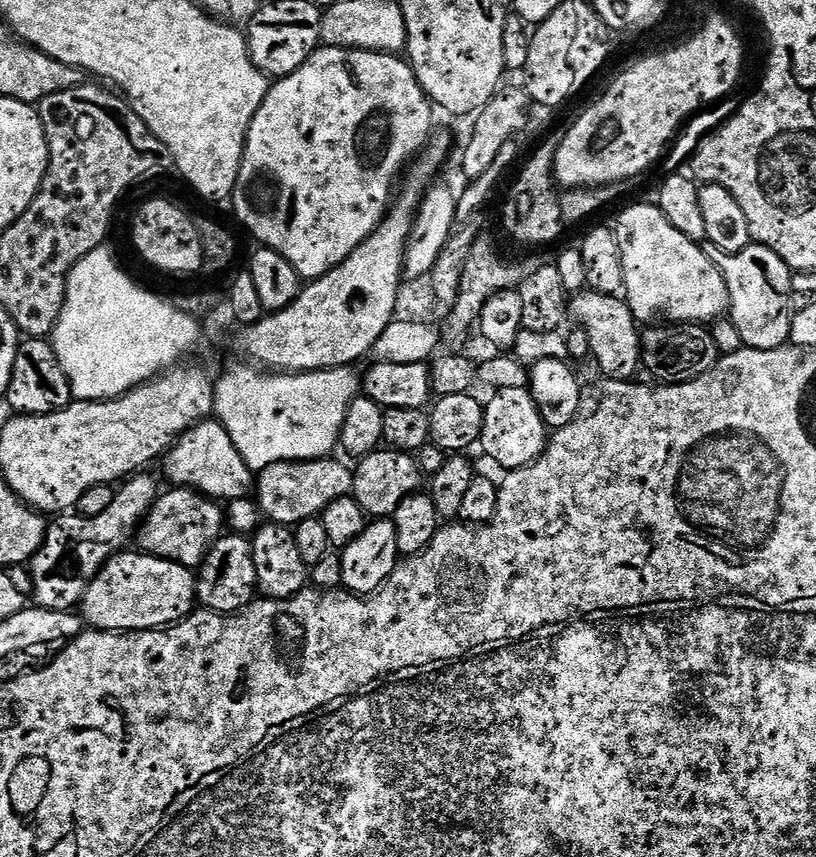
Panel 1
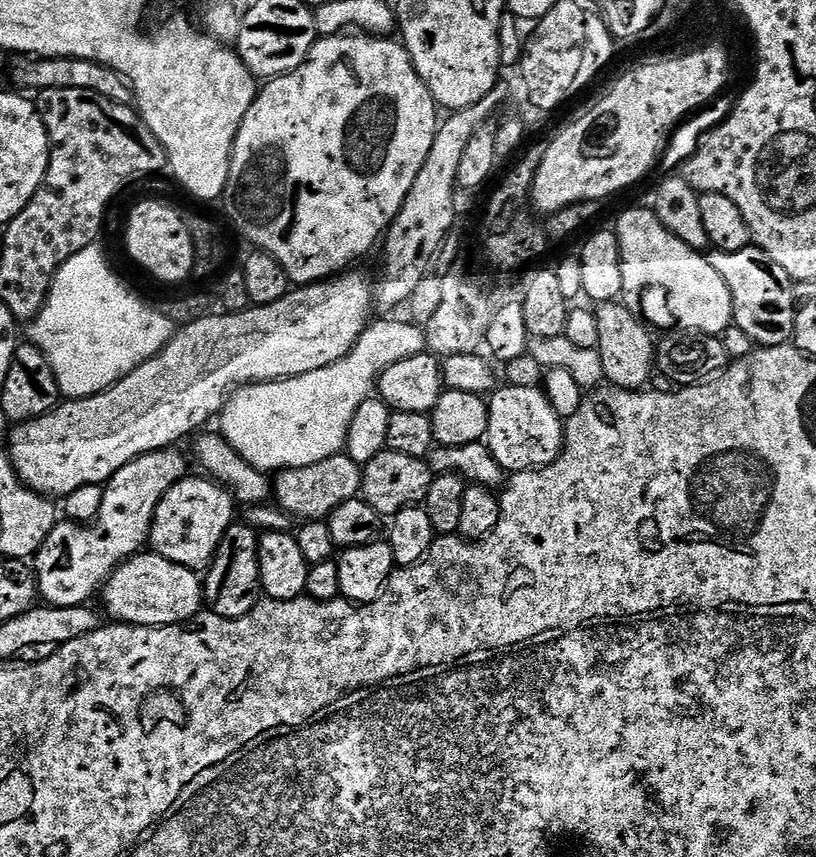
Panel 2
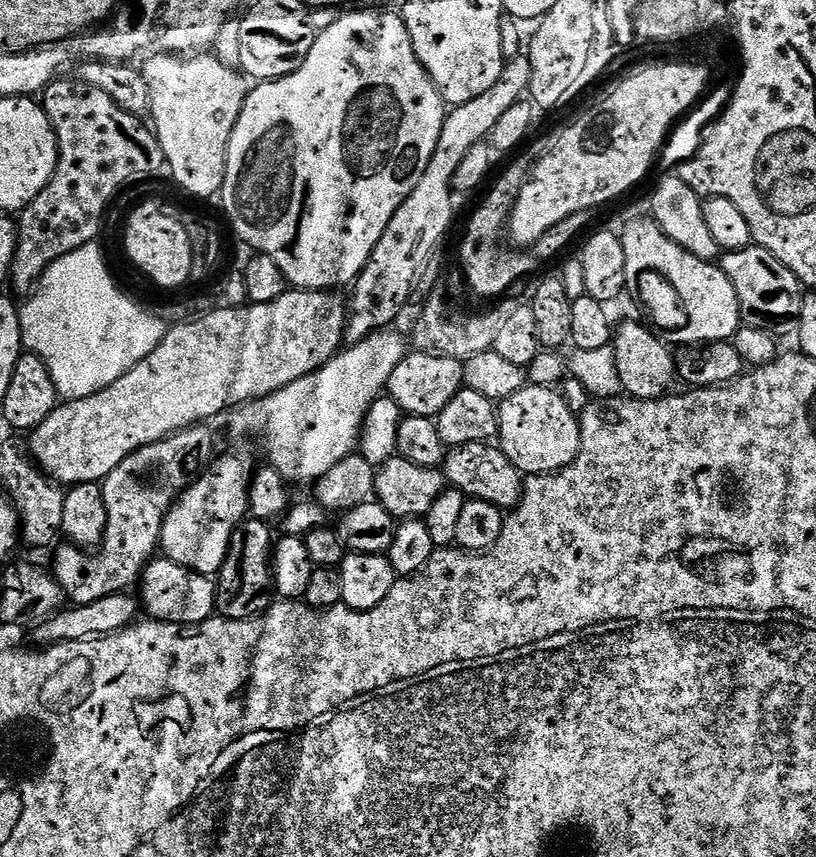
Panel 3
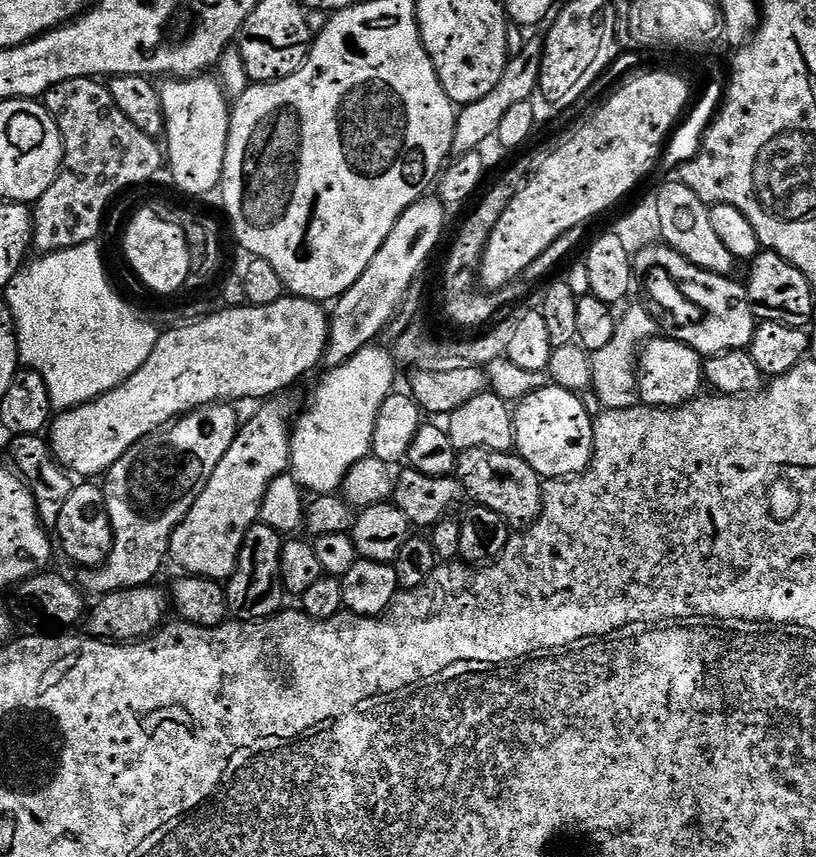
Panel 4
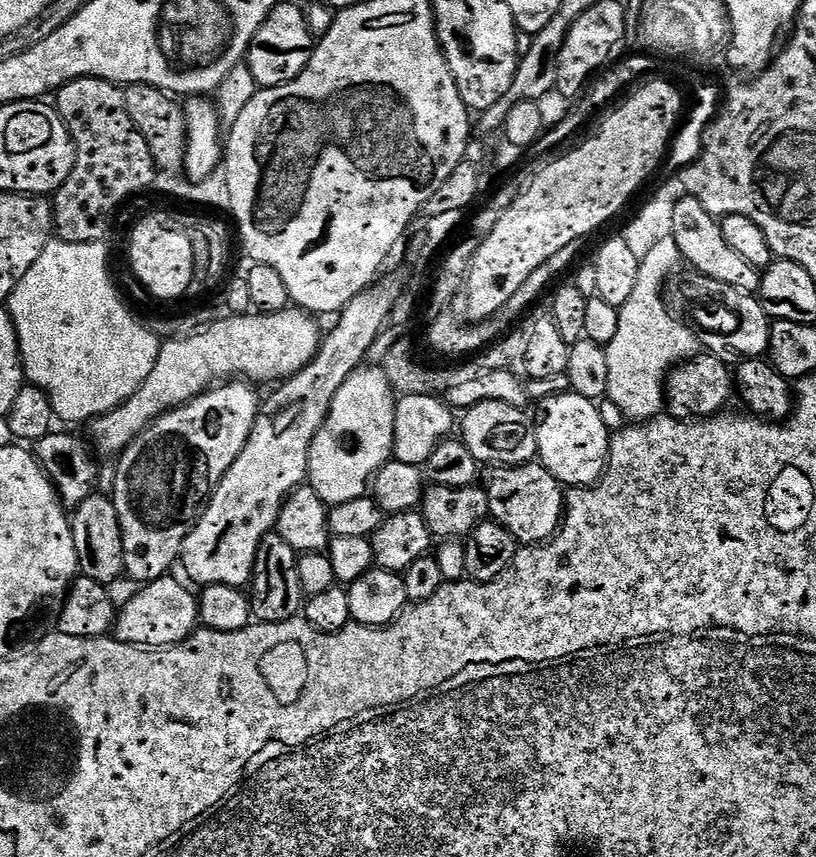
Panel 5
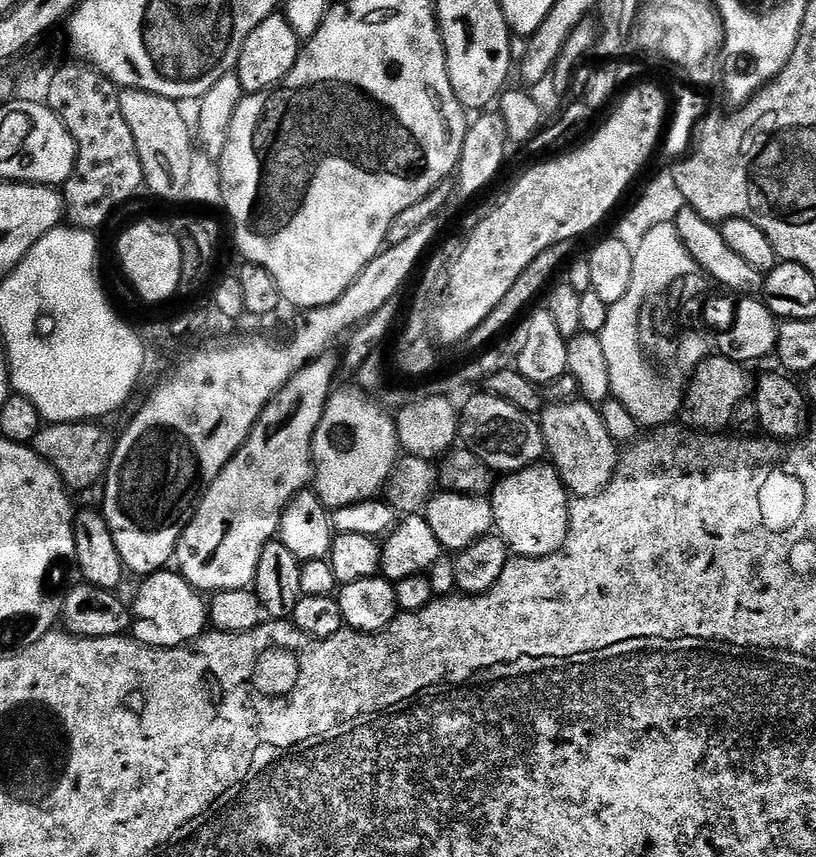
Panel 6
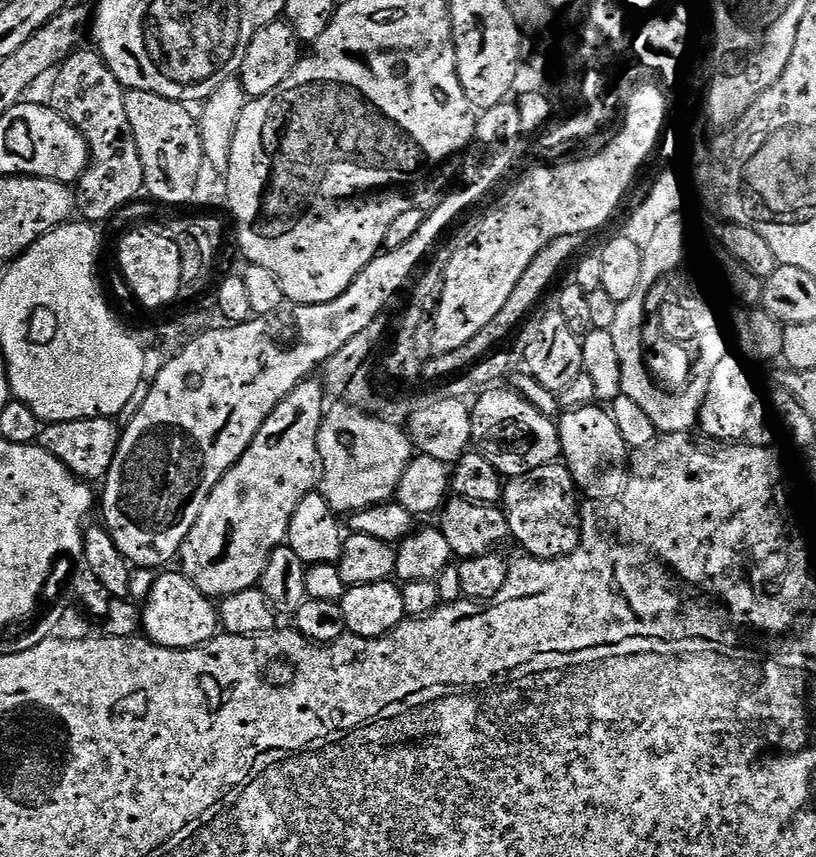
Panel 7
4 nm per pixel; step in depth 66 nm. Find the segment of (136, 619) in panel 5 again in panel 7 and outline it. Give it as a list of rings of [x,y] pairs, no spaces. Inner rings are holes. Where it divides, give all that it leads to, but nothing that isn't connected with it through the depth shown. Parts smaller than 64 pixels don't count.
[[[164,570],[152,584],[148,601],[143,601],[143,635],[164,648],[199,648],[208,644],[218,634],[220,614],[217,605],[204,593],[199,592],[183,571]]]

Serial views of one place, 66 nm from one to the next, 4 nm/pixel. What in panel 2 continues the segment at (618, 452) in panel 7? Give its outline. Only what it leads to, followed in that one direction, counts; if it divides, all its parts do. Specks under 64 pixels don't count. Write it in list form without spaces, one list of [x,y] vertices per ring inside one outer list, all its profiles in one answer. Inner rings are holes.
[[[513,386],[497,387],[488,400],[488,435],[486,443],[490,454],[501,466],[505,473],[531,472],[533,468],[544,468],[559,458],[564,449],[565,421],[555,412],[554,406],[537,388],[515,388]]]

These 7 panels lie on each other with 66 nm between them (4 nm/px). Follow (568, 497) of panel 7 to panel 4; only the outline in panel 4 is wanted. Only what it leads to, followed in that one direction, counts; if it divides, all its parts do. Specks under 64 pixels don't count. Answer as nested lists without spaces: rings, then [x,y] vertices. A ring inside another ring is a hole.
[[[465,448],[459,453],[458,478],[464,483],[465,493],[471,499],[473,496],[479,507],[494,510],[494,514],[498,514],[502,519],[508,521],[509,525],[524,524],[523,526],[531,526],[541,519],[546,495],[545,485],[542,483],[541,476],[518,454],[495,452],[485,448]]]

